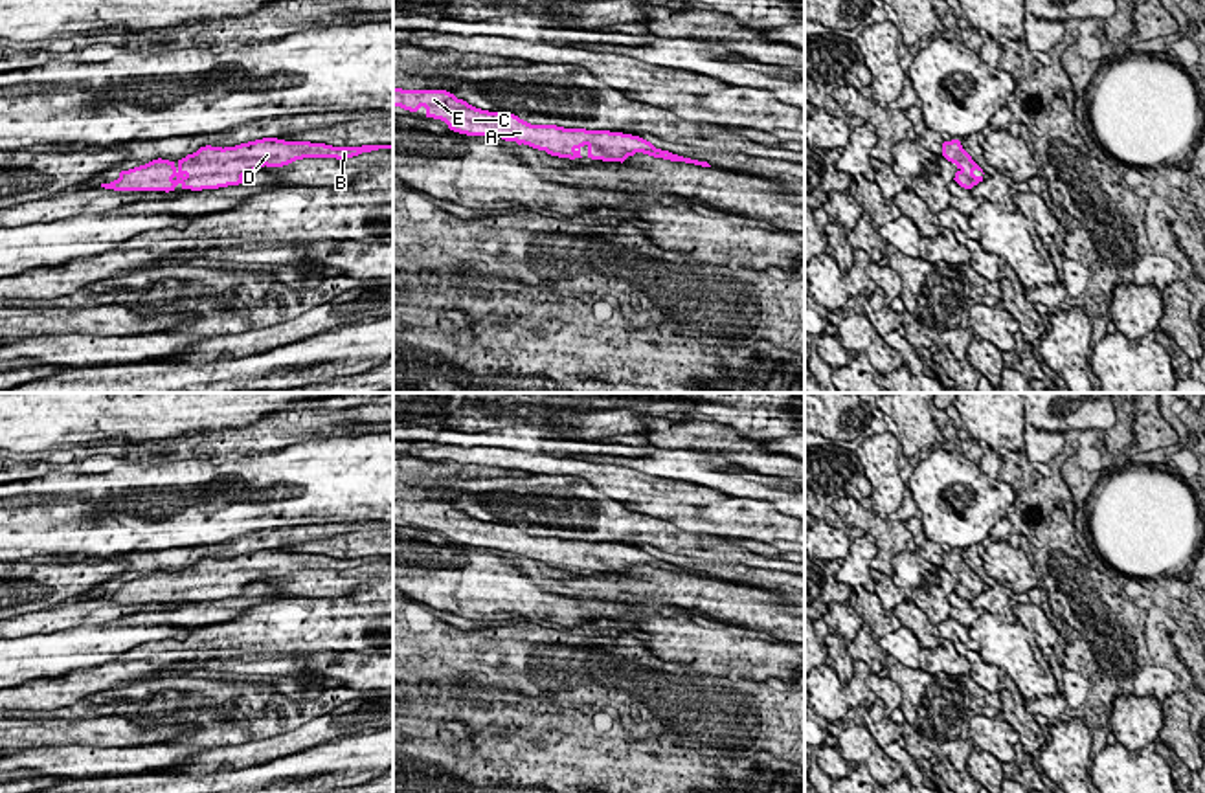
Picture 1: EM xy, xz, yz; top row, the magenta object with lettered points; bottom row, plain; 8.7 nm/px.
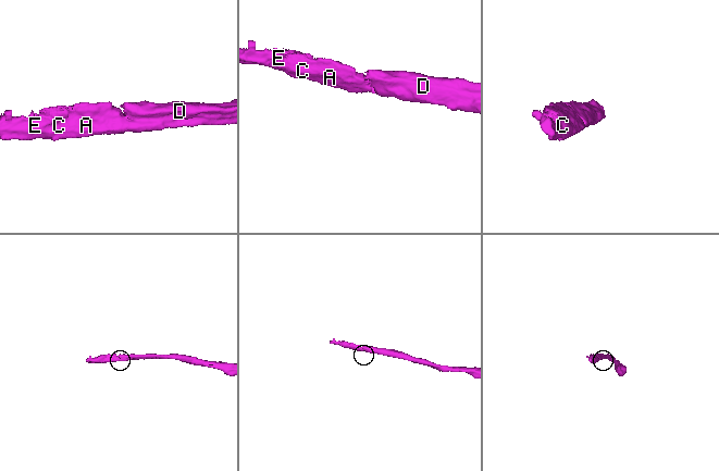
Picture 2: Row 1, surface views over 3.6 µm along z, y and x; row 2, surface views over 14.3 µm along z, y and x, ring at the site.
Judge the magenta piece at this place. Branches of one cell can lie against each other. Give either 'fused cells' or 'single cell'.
single cell

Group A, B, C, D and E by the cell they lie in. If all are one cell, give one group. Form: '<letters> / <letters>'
A B C D E

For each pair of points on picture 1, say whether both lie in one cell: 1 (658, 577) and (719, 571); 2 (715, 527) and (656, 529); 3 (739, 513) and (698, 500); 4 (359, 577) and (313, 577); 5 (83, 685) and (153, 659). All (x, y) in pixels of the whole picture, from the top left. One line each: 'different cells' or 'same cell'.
1: different cells
2: different cells
3: different cells
4: same cell
5: same cell

